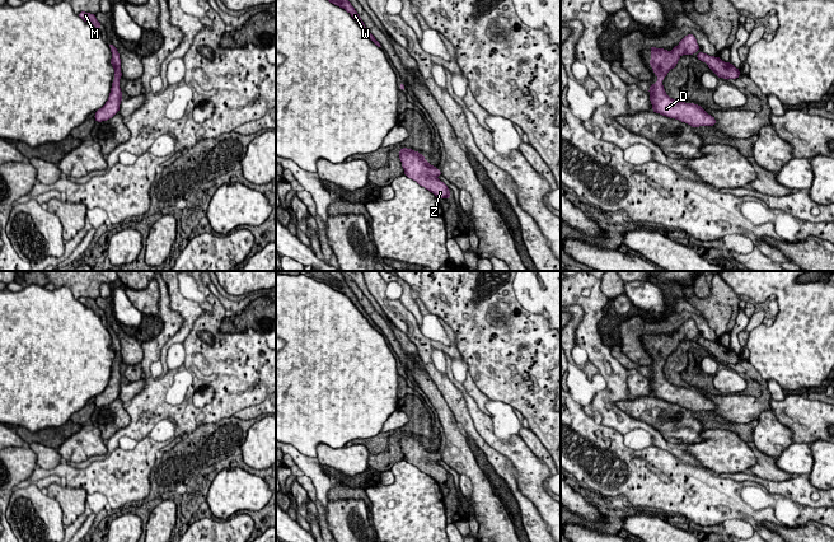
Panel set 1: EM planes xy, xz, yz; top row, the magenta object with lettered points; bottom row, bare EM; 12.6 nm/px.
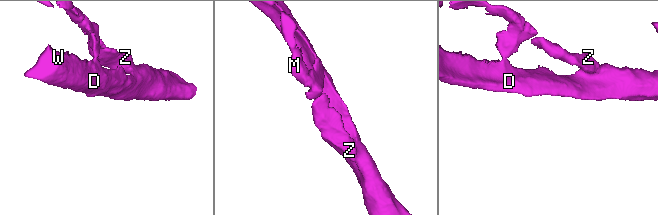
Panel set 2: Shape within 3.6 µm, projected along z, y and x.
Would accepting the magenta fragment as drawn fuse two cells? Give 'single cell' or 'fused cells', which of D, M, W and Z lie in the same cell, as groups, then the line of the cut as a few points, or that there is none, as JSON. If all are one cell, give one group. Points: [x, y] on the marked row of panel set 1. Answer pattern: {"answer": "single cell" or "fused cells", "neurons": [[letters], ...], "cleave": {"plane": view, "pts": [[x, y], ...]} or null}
{"answer": "single cell", "neurons": [["D", "M", "W", "Z"]], "cleave": null}

